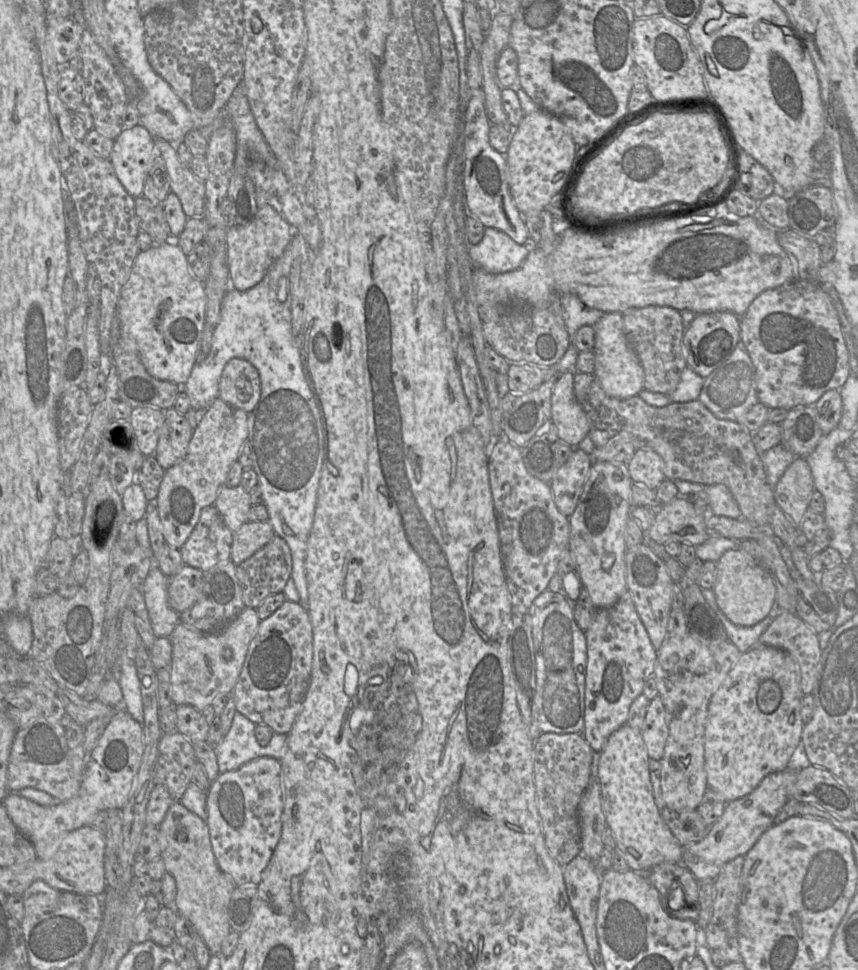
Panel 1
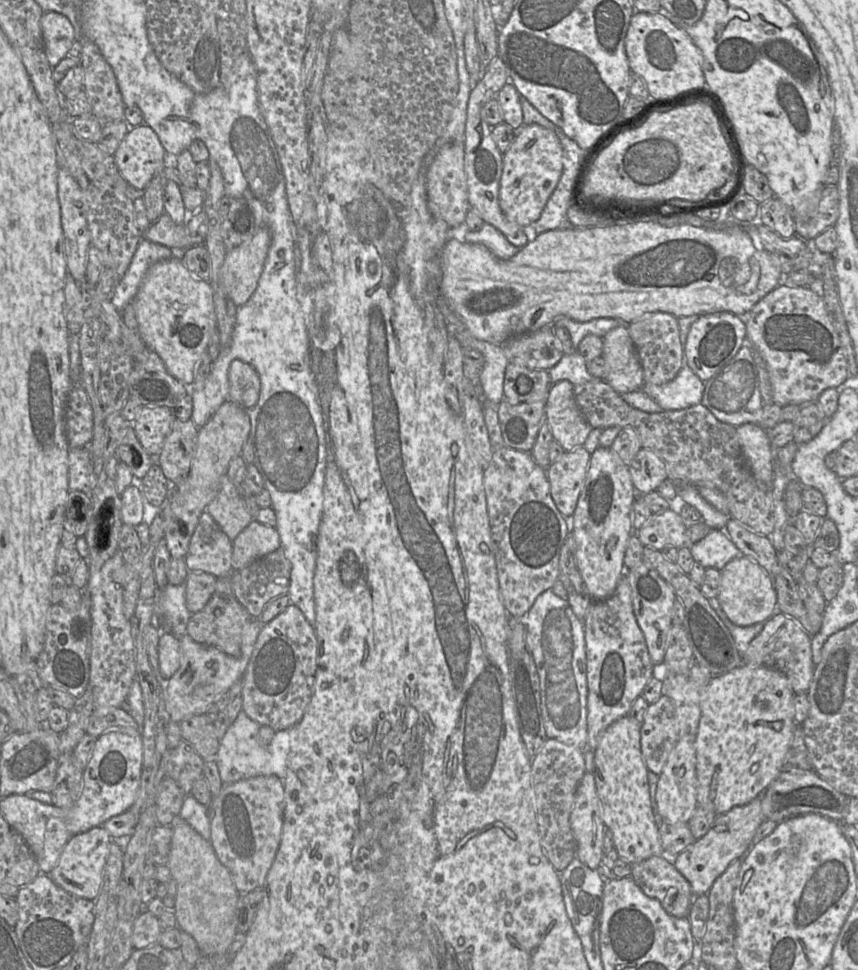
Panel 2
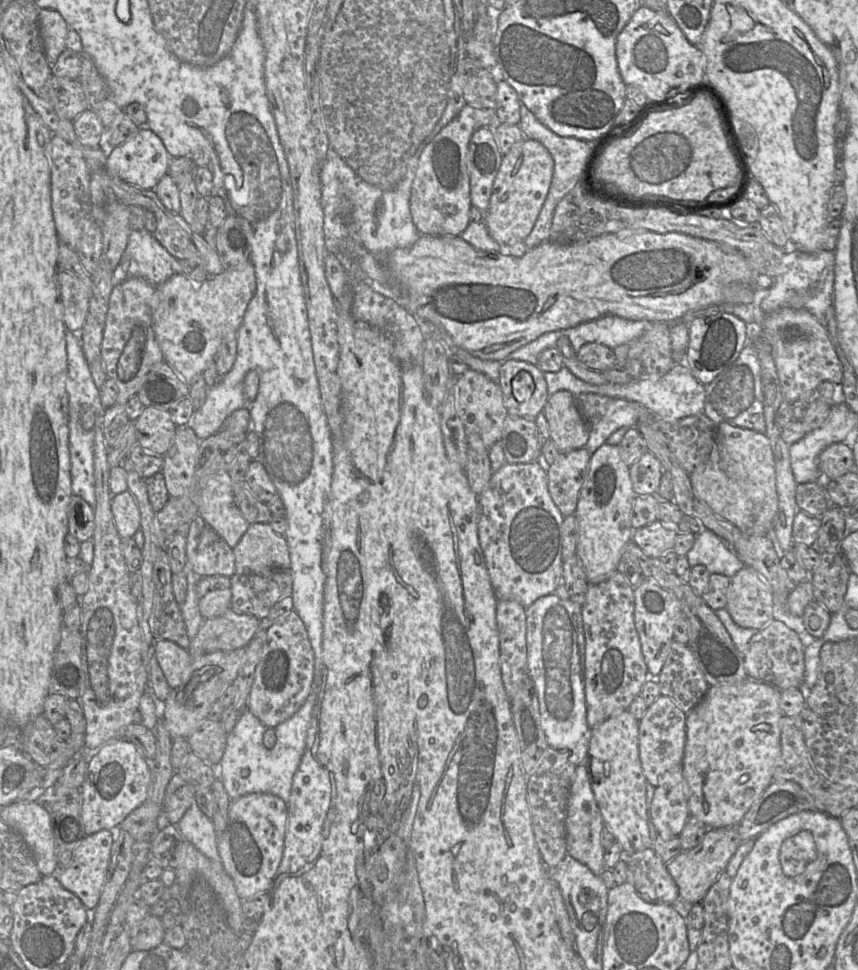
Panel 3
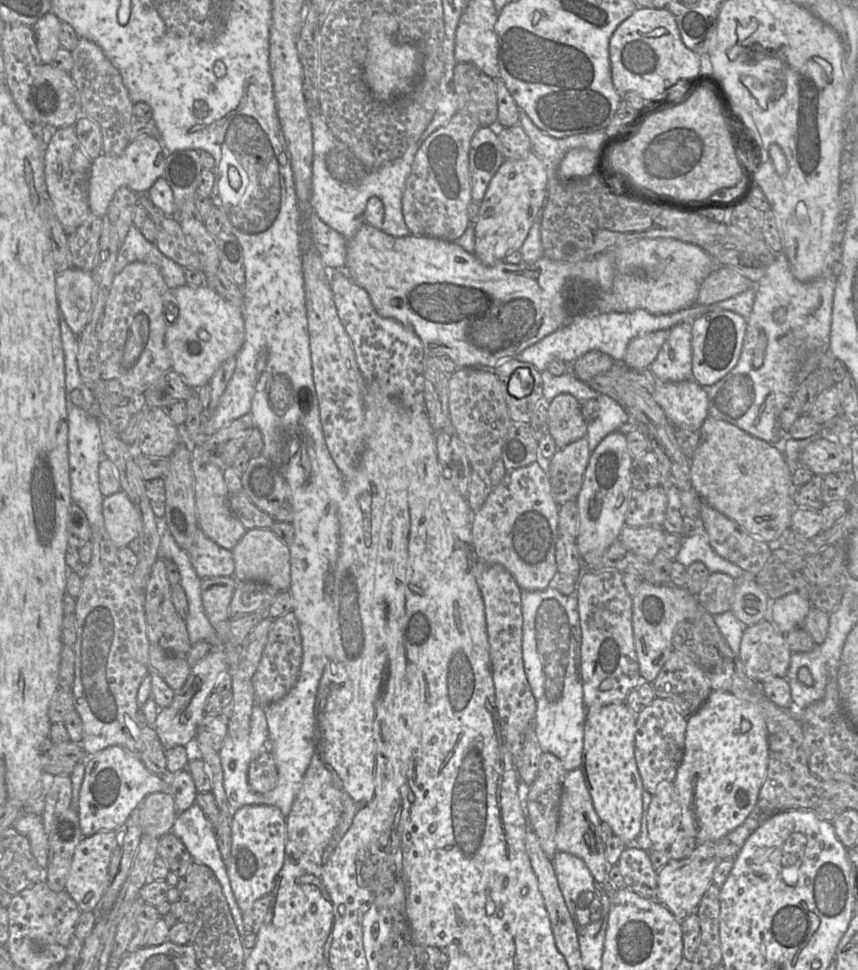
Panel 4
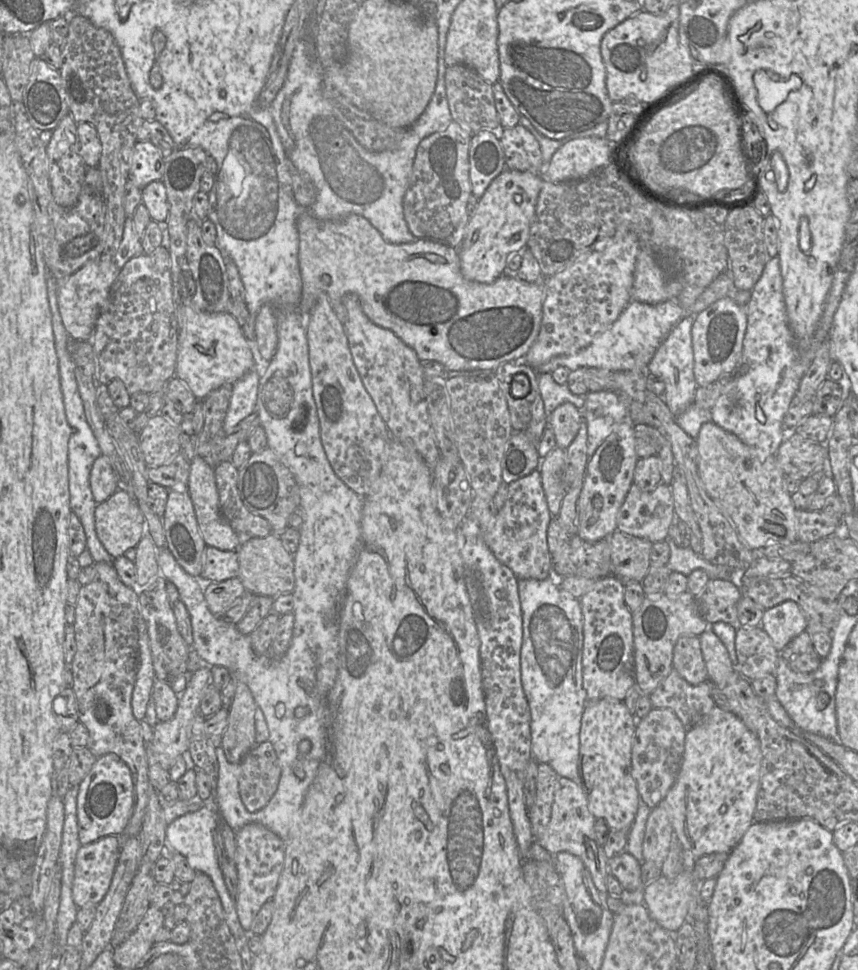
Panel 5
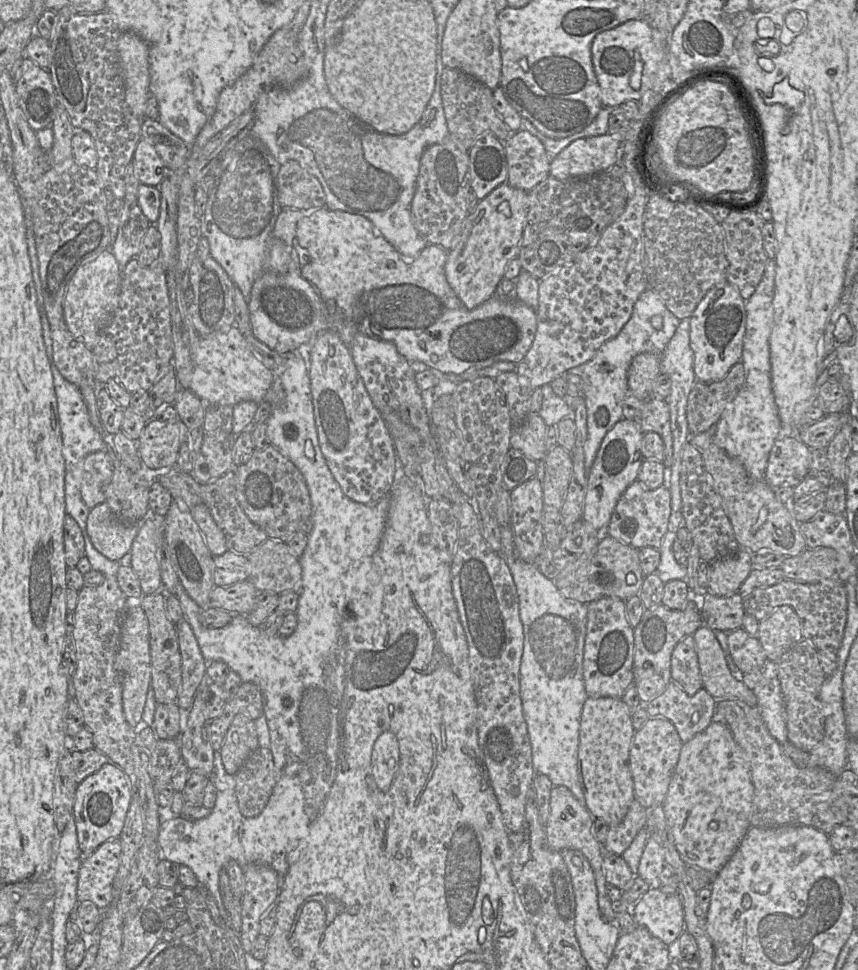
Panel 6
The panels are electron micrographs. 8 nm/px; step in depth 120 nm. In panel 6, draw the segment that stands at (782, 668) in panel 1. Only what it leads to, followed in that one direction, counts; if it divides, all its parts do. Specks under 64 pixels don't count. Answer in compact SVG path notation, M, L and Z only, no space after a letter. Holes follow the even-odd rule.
M712 721L704 731L683 743L663 802L665 818L682 860L688 866L718 873L751 827L753 798L754 786L748 760L725 722Z

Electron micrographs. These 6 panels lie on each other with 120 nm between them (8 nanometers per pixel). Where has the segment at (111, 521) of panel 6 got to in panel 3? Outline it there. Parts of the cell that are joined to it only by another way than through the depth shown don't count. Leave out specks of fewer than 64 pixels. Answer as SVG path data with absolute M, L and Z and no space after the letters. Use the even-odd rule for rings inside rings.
M130 491L112 496L111 512L121 538L131 538L140 529L140 511Z

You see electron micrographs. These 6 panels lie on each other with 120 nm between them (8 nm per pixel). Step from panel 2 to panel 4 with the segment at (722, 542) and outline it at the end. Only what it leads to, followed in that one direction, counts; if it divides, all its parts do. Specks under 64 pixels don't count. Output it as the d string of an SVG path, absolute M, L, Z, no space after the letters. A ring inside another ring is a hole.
M700 519L696 520L696 527L693 531L683 535L681 548L675 559L685 567L694 562L702 562L710 574L721 572L735 580L742 578L746 574L743 569L714 552Z

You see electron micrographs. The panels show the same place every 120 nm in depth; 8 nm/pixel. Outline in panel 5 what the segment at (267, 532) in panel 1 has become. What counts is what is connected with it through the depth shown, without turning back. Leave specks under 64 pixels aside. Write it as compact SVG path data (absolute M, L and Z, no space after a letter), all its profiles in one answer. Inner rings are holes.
M272 532L262 538L251 538L238 547L237 553L238 578L247 592L270 598L275 598L284 593L292 593L295 585L294 558L283 545L279 533Z

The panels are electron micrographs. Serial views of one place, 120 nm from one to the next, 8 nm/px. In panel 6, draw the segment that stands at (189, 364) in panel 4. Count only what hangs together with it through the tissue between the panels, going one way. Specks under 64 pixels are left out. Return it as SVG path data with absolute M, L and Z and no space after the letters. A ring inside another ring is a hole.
M234 325L227 332L197 336L197 347L192 354L193 374L189 389L204 403L236 405L242 401L263 401L273 382L273 373L252 352L246 337Z

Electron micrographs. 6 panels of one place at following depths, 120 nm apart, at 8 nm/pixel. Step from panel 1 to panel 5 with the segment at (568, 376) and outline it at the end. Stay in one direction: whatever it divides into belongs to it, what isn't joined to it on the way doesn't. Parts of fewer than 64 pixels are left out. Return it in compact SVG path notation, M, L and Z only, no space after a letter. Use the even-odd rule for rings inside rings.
M572 403L559 405L548 417L548 427L552 429L556 439L556 446L566 450L575 439L581 421L582 412Z

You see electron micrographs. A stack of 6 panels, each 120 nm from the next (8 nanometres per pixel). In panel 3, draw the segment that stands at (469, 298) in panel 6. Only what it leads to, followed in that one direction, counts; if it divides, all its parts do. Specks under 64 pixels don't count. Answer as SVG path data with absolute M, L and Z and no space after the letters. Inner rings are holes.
M524 138L503 155L494 180L484 223L490 236L501 245L523 241L531 232L548 194L554 170L550 152L539 141Z

